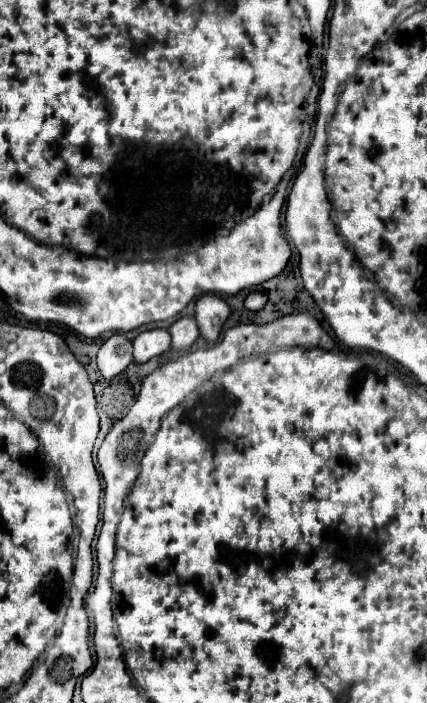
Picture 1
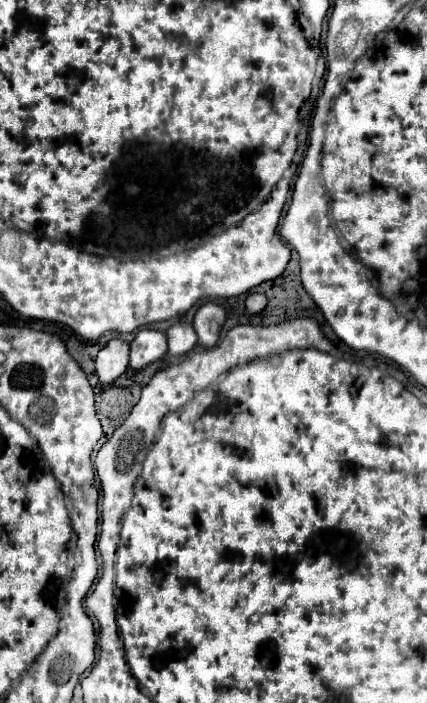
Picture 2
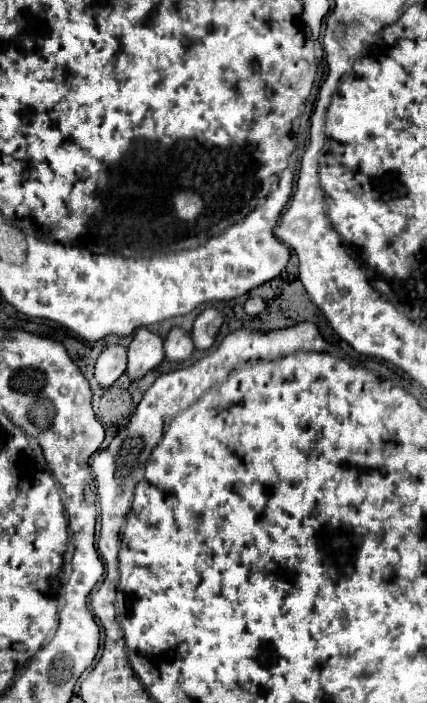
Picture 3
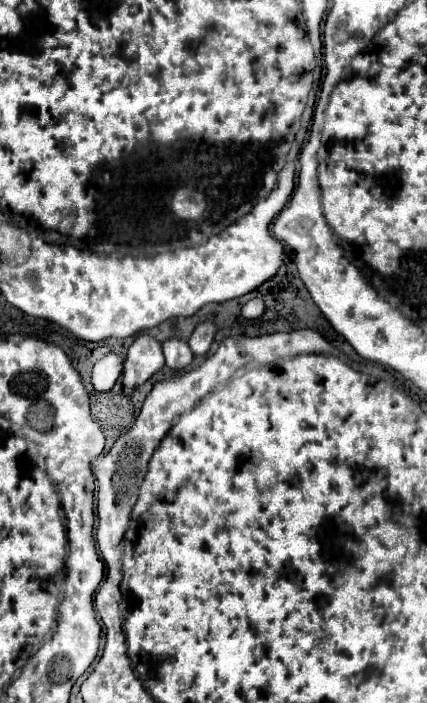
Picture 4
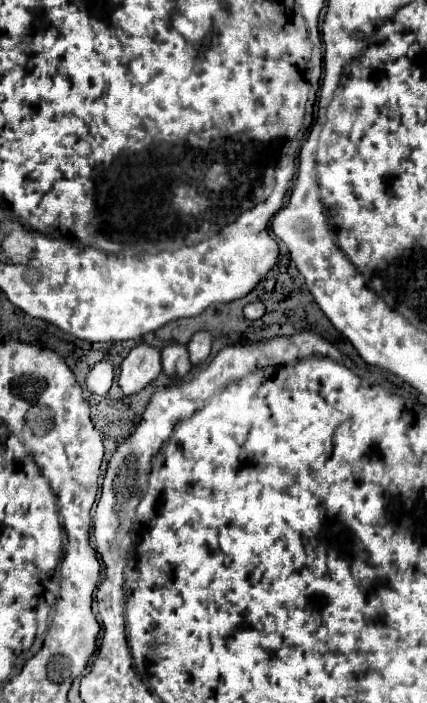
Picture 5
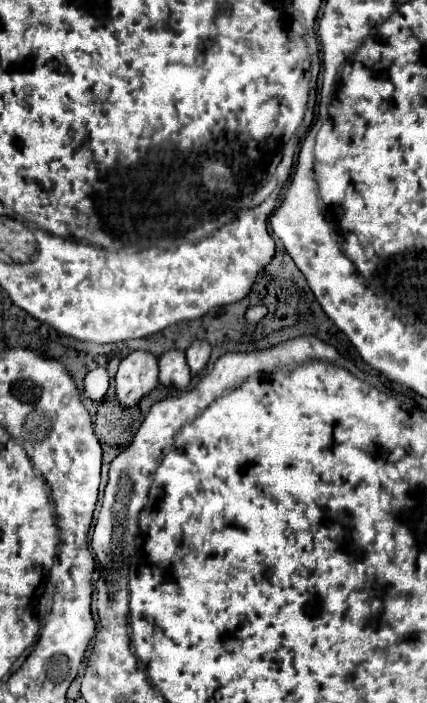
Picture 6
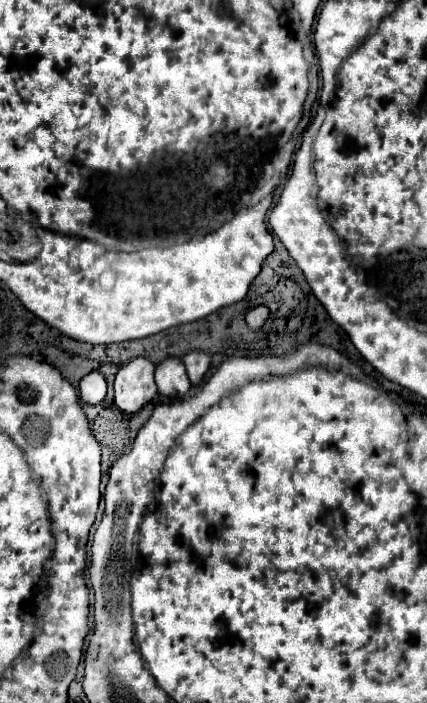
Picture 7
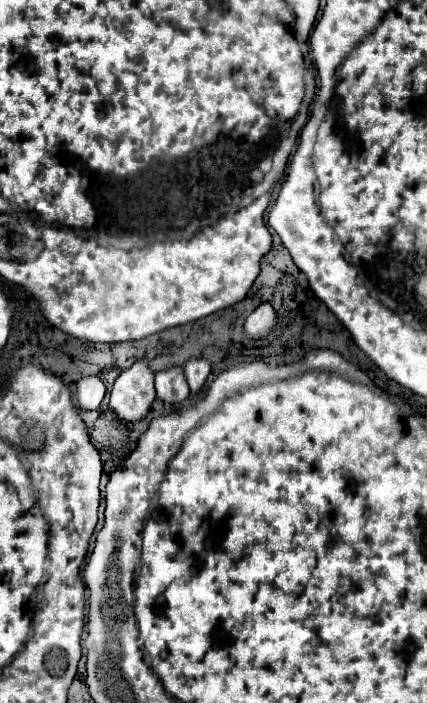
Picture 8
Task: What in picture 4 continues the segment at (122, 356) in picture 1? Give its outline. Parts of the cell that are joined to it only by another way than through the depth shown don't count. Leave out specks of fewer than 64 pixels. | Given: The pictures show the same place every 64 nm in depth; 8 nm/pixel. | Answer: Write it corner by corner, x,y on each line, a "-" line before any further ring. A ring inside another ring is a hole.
110,352
102,360
98,360
92,368
92,380
90,380
94,390
98,390
98,392
112,390
114,382
118,380
118,376
122,372
122,362
124,360
114,352

